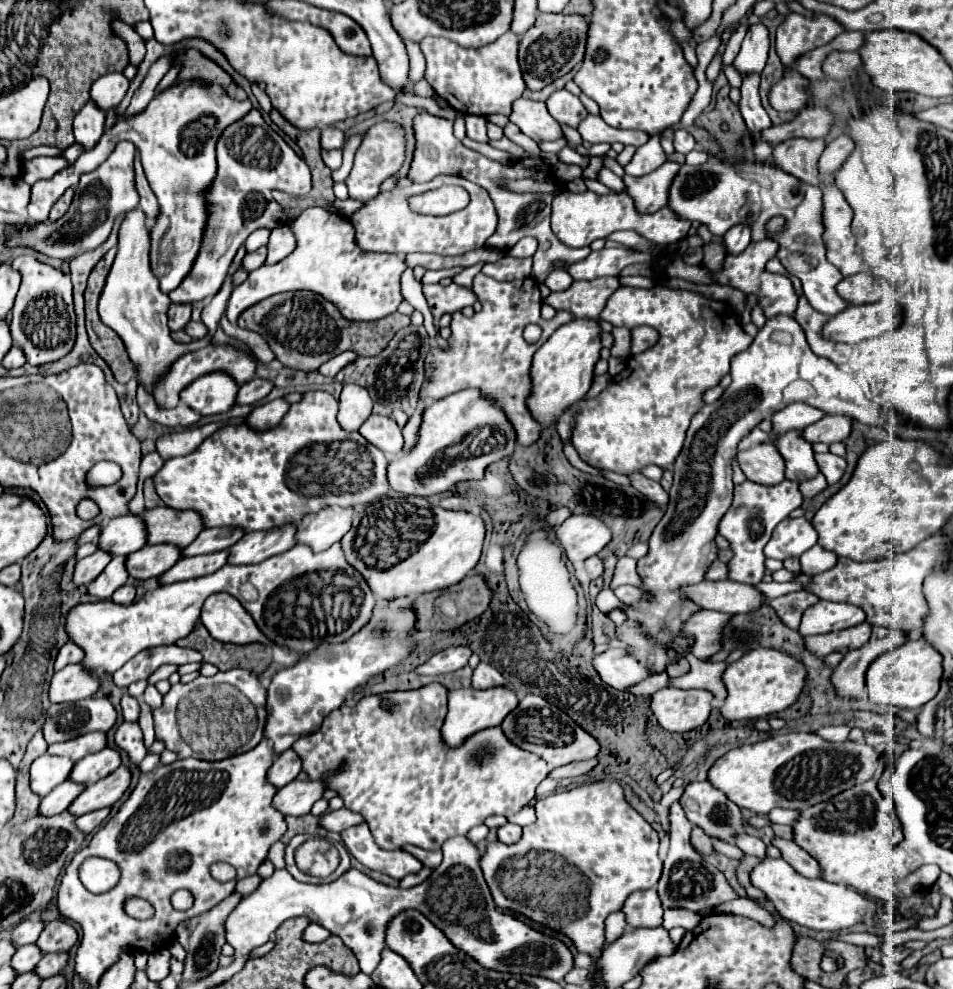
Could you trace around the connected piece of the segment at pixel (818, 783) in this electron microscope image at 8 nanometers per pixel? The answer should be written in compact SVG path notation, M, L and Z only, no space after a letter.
M782 733L754 745L740 745L724 753L708 771L708 781L712 787L720 789L732 803L742 809L750 809L758 815L768 815L774 807L782 809L808 809L810 805L822 803L840 791L854 787L856 783L868 781L874 777L880 763L880 755L866 745L864 741L844 741L844 743L828 743L820 739L816 733Z

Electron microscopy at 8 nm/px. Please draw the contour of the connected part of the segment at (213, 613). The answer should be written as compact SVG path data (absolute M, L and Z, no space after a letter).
M214 593L210 595L200 613L200 621L208 629L208 633L218 641L228 643L252 643L262 641L264 645L273 645L269 639L260 635L254 619L244 611L240 601L228 593Z

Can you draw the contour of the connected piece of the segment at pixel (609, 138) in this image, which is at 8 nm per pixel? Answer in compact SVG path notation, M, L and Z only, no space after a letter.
M588 115L580 127L578 127L580 135L584 141L592 141L592 143L624 143L624 145L644 145L650 137L644 135L642 131L626 131L626 129L616 129L610 127L602 117L598 115Z

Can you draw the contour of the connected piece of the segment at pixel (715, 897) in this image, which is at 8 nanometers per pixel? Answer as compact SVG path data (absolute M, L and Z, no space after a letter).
M674 801L670 805L670 849L664 859L664 871L658 883L658 895L662 899L664 907L684 907L690 911L700 911L704 907L718 907L724 901L730 901L738 897L734 889L728 885L726 877L710 863L706 863L690 845L690 829L692 825L688 823L680 801Z

